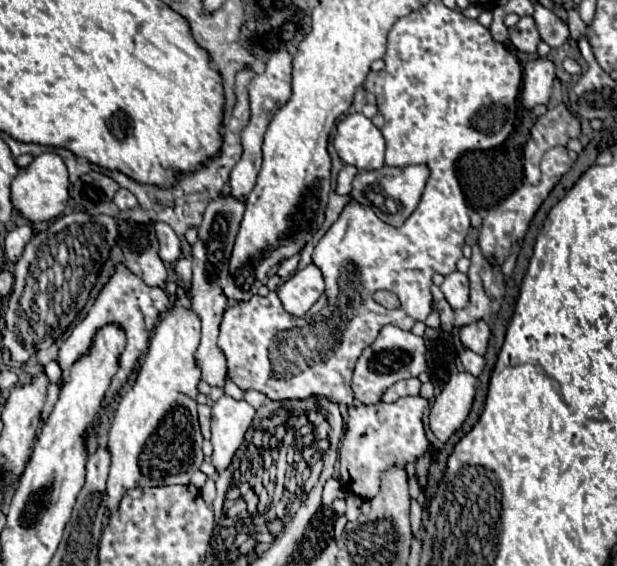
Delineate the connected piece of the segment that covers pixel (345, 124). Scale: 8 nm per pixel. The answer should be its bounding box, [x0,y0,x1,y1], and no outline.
[334,113,386,169]

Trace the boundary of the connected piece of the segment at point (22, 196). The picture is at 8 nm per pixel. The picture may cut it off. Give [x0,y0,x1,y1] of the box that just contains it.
[12,151,70,223]

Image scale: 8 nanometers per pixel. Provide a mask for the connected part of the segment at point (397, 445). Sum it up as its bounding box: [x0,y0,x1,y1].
[338,395,428,499]

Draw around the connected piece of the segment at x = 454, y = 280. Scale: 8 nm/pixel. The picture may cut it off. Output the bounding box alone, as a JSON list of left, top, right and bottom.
[440,271,468,309]

